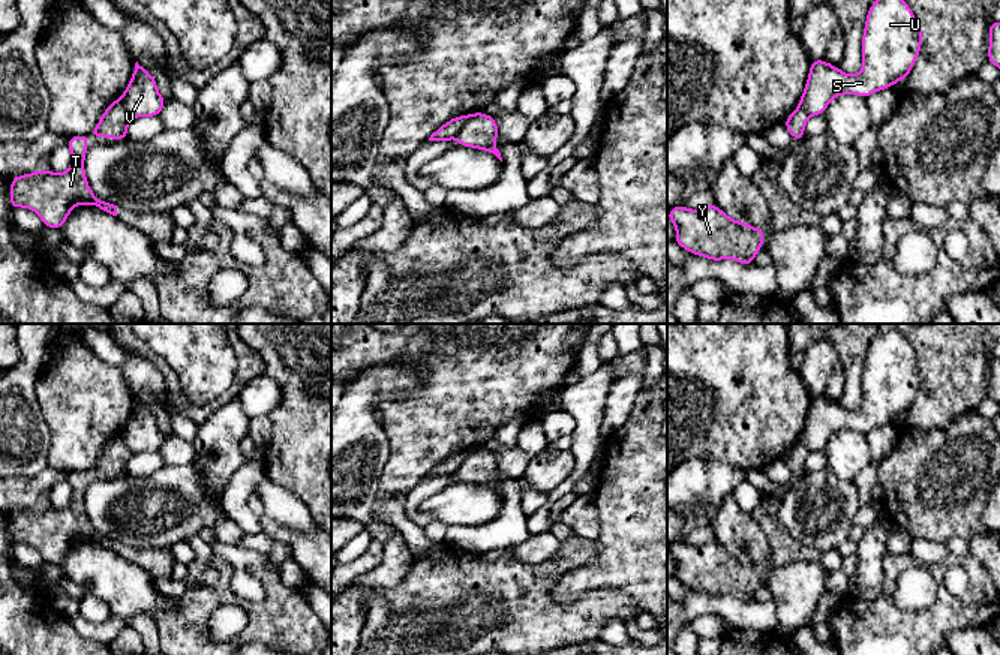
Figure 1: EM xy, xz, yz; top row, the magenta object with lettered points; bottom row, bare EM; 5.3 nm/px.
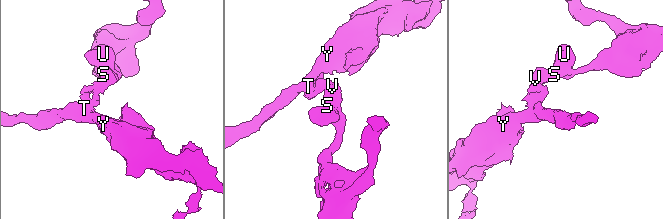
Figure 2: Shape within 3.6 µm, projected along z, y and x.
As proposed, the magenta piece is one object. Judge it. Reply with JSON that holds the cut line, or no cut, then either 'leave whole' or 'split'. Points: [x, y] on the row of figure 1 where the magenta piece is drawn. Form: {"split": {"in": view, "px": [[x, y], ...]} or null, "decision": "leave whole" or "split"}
{"split": {"in": "xz", "px": [[473, 114], [455, 137]]}, "decision": "split"}

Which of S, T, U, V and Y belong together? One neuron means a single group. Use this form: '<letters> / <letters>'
S U V / T Y

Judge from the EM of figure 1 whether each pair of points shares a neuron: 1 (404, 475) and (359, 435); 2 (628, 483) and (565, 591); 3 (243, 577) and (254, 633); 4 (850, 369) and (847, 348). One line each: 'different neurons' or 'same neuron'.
1: different neurons
2: same neuron
3: different neurons
4: same neuron

